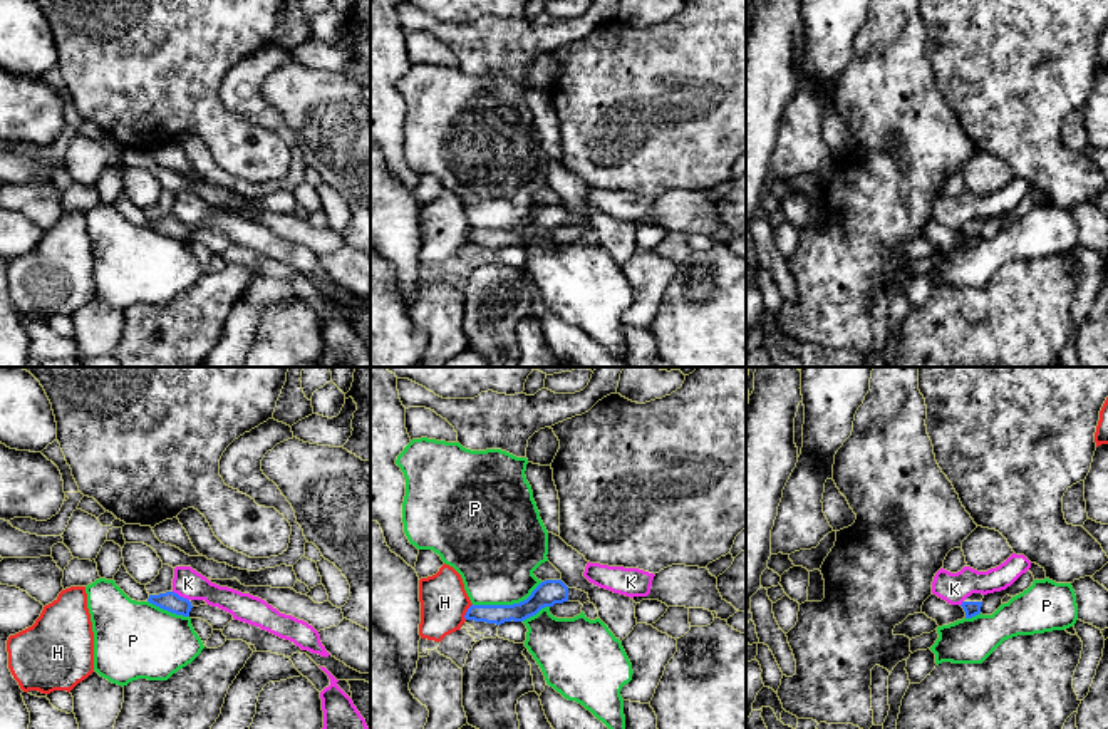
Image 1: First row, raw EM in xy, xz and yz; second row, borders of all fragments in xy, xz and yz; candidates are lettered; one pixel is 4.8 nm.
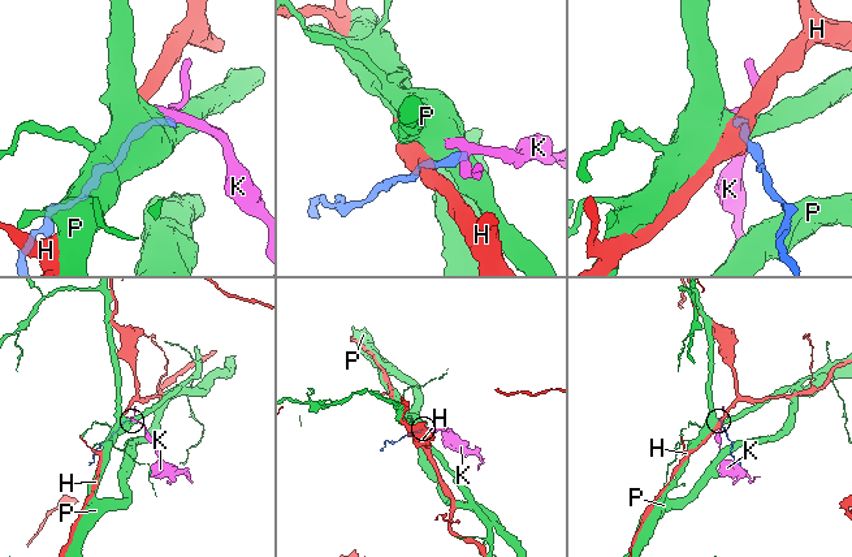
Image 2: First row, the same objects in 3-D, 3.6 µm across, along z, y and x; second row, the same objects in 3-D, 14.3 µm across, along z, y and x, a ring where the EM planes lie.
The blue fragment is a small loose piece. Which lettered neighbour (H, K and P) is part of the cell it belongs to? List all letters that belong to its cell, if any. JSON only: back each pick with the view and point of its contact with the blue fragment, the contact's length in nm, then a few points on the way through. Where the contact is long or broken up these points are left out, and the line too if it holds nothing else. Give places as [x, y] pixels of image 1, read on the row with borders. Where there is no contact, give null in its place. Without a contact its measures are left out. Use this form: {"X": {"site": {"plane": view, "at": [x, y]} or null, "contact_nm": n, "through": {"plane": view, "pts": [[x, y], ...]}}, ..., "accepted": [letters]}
{"accepted": []}

